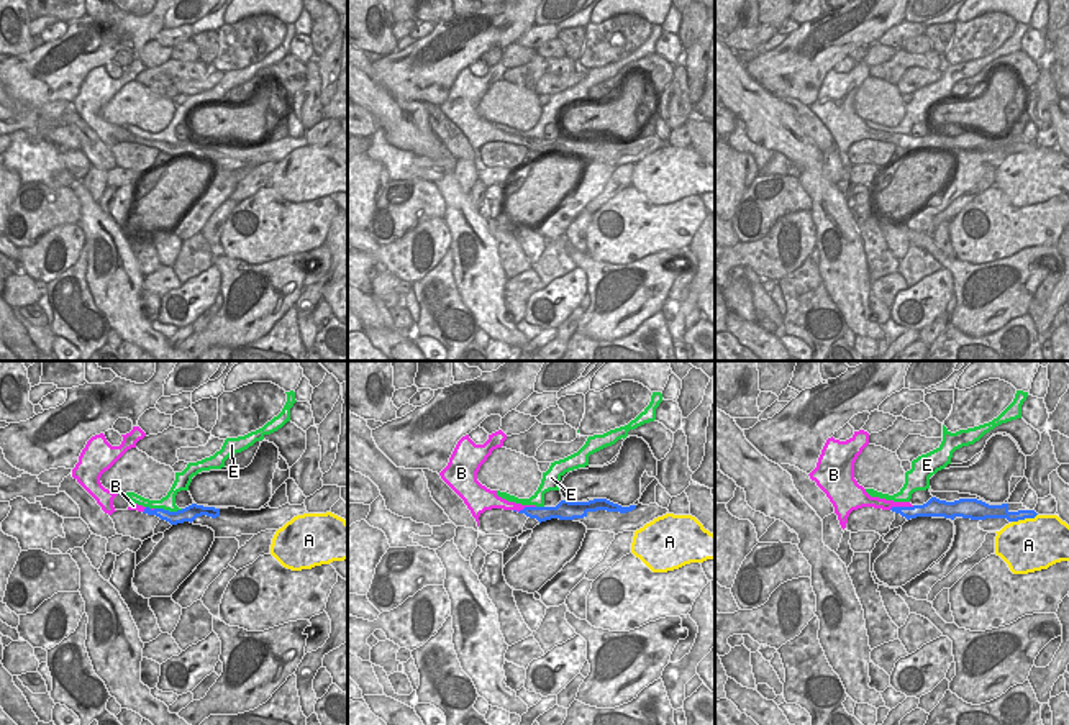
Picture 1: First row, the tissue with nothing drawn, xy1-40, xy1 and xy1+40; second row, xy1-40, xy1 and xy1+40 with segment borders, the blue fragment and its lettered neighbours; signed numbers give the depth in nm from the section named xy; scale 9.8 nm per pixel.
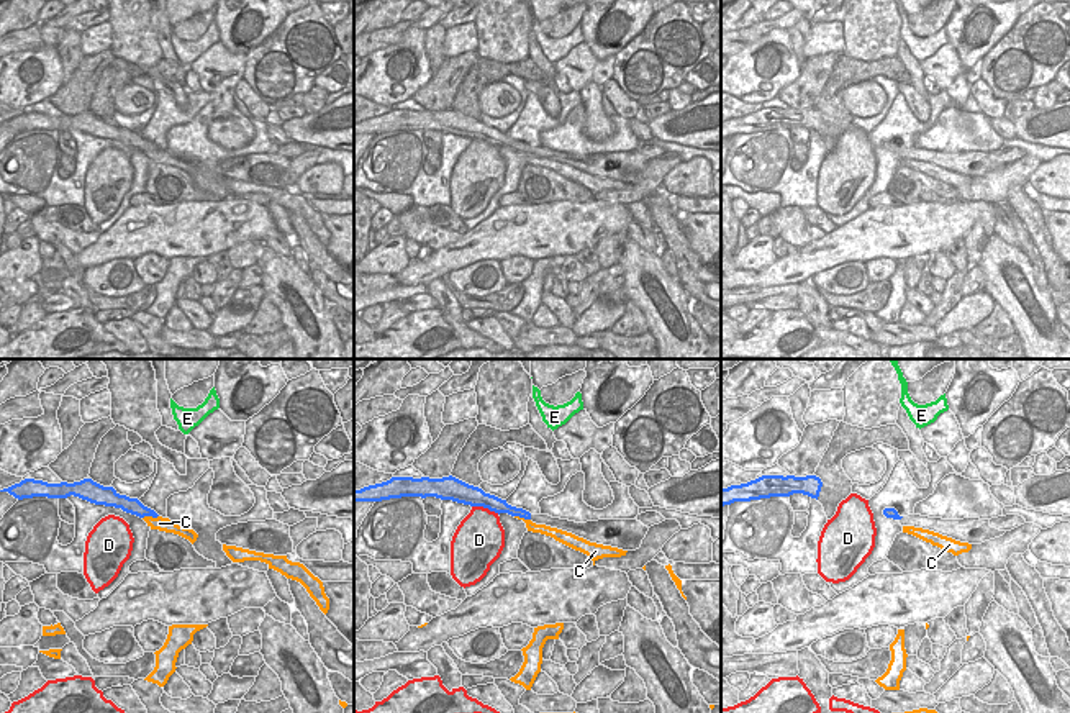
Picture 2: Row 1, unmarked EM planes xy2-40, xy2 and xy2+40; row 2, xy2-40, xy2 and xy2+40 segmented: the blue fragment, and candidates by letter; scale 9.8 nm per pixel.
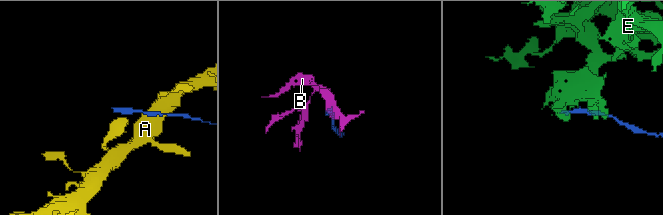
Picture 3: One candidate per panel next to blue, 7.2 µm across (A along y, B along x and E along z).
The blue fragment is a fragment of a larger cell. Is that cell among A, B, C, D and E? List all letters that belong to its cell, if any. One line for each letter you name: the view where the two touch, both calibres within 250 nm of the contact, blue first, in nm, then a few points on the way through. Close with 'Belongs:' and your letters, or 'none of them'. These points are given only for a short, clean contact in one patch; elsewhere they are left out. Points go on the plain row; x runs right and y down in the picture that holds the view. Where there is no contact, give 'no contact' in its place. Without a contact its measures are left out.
Belongs: none of them

